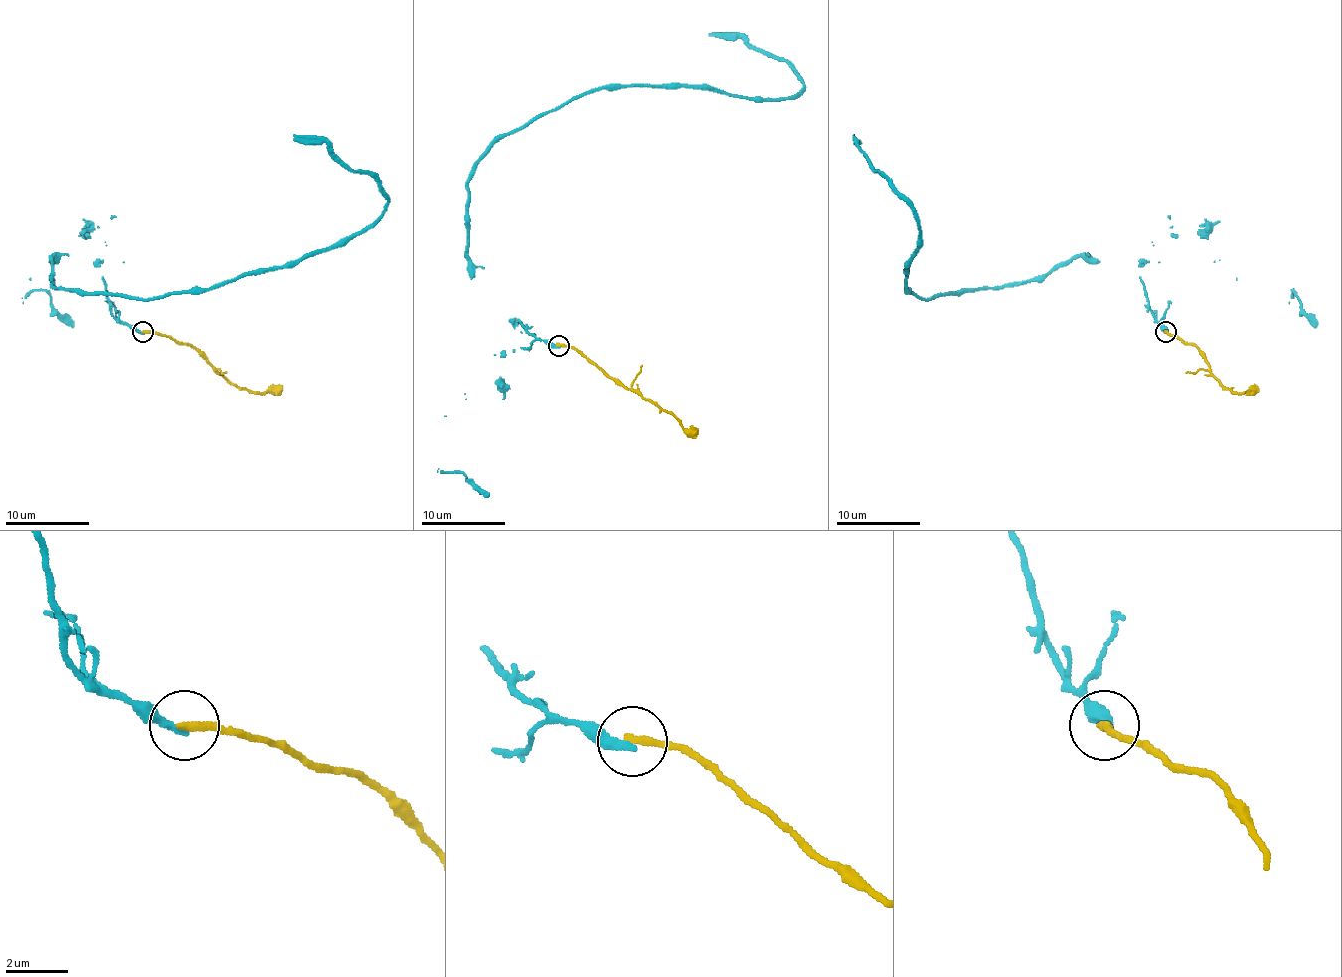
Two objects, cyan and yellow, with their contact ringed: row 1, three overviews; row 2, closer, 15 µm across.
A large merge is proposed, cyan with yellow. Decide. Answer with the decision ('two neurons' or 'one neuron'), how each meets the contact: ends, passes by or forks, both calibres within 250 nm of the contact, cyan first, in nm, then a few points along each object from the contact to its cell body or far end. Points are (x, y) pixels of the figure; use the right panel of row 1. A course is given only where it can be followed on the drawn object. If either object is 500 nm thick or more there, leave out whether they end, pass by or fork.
two neurons; cyan ends; yellow ends; calibres 320 and 240 nm; course cyan (1166, 331), (1139, 276), (1080, 257), (1021, 282), (930, 299), (909, 291), (920, 219), (854, 135); course yellow (1166, 331), (1191, 344), (1225, 388), (1234, 392), (1257, 390)

